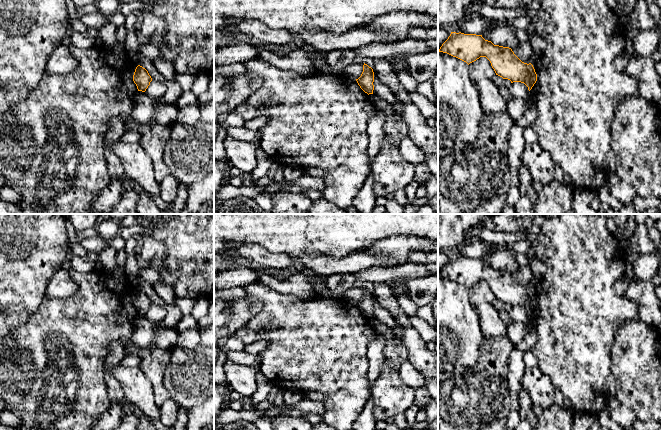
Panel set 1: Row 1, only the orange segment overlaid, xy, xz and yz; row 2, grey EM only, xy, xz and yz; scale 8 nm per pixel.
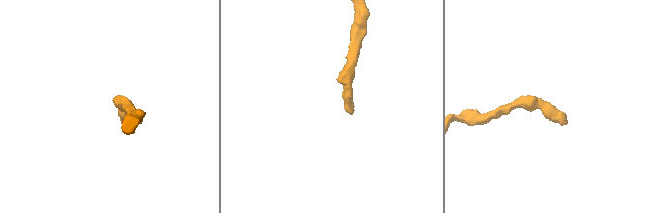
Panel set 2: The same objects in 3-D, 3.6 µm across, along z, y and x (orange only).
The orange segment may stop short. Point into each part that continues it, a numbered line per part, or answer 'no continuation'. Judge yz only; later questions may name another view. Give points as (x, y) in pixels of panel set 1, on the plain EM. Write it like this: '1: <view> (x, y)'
no continuation

